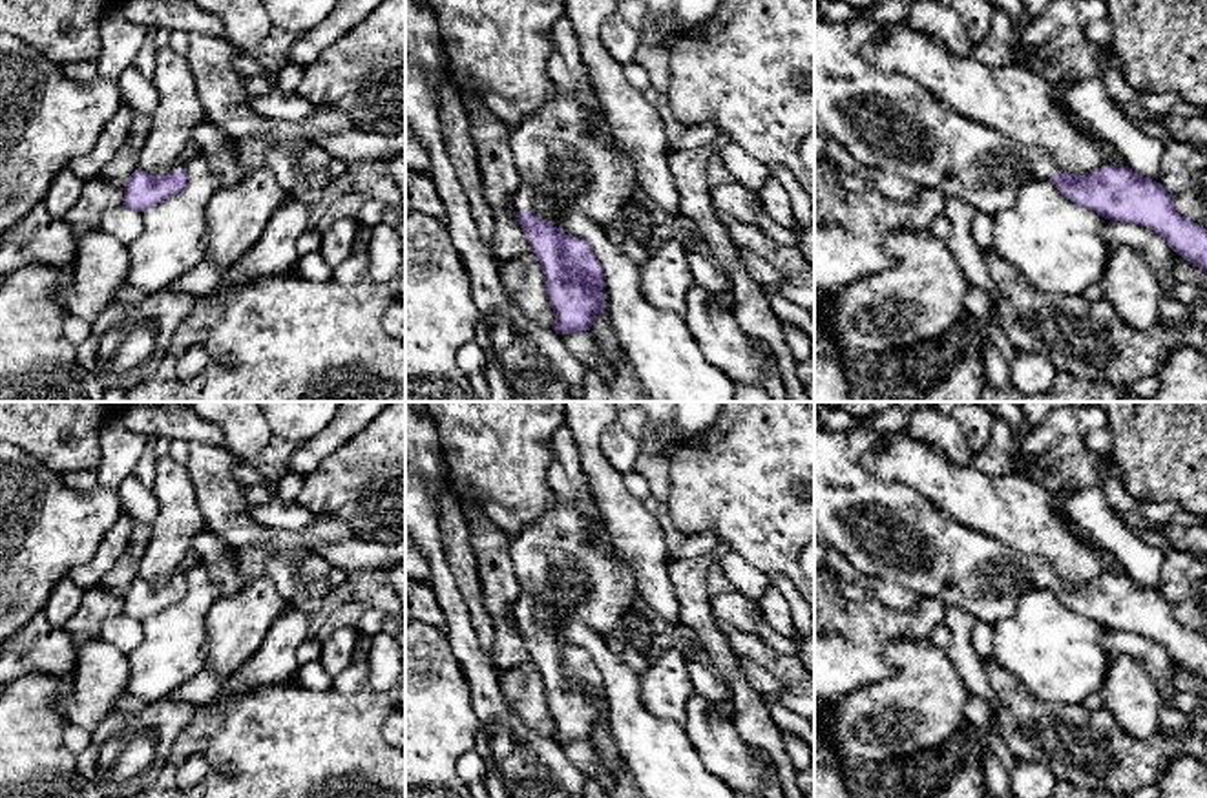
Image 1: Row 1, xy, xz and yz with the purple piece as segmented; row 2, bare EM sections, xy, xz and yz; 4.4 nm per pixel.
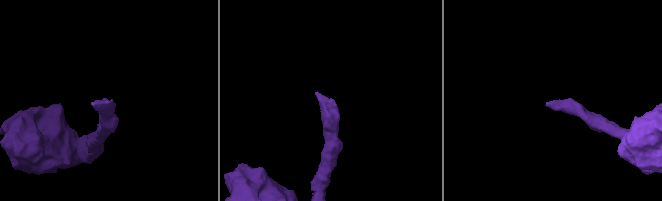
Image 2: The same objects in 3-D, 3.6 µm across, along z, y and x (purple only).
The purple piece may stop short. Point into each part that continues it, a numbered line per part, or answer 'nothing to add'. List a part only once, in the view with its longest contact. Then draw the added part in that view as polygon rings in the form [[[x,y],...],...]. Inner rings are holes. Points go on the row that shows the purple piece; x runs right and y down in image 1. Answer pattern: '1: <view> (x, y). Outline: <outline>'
1: xz (561, 161). Outline: [[[555,88],[551,99],[541,111],[511,126],[511,152],[520,175],[520,188],[513,197],[515,212],[528,212],[533,217],[541,217],[537,212],[541,201],[548,205],[570,205],[595,219],[597,225],[608,232],[615,217],[624,212],[626,205],[634,199],[634,192],[639,188],[634,161],[614,137],[606,113],[593,89],[592,97],[597,100],[595,108],[588,106],[586,97],[572,97]]]

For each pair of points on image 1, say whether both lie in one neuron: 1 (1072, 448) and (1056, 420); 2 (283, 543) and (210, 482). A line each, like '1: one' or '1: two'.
1: two
2: one

